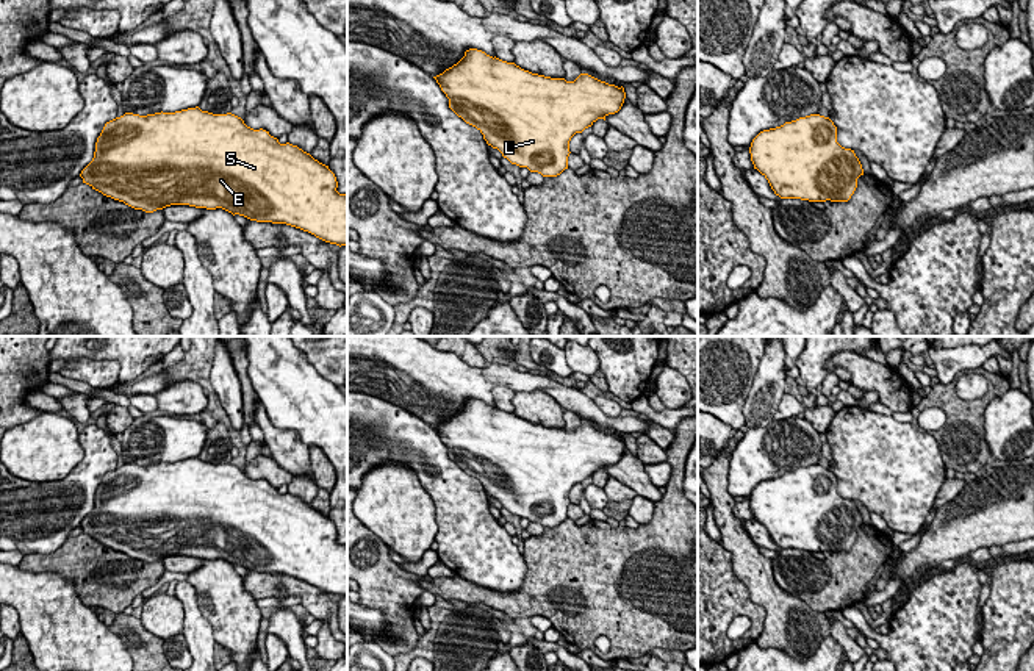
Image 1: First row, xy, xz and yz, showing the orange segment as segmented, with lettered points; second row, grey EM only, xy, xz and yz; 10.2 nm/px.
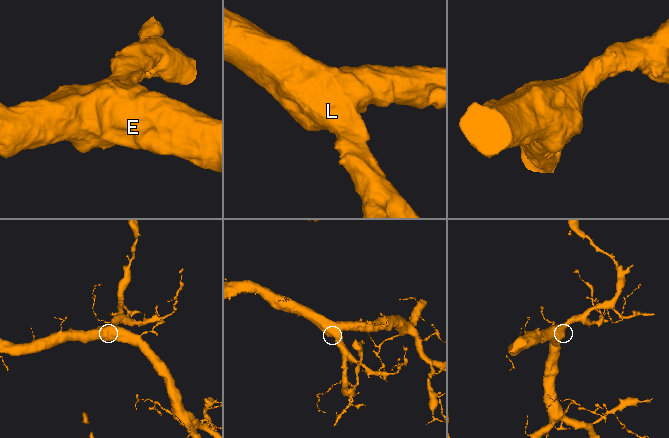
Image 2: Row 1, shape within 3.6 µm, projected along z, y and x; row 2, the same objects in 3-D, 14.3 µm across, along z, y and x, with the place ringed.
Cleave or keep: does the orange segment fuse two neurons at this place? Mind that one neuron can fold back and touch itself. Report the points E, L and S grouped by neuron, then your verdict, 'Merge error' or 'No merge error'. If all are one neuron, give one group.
Groups: E L S. No merge error

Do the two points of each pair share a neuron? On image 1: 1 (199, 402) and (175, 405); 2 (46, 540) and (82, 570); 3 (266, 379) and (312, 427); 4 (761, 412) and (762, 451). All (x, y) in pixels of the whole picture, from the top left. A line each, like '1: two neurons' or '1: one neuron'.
1: one neuron
2: two neurons
3: one neuron
4: two neurons

